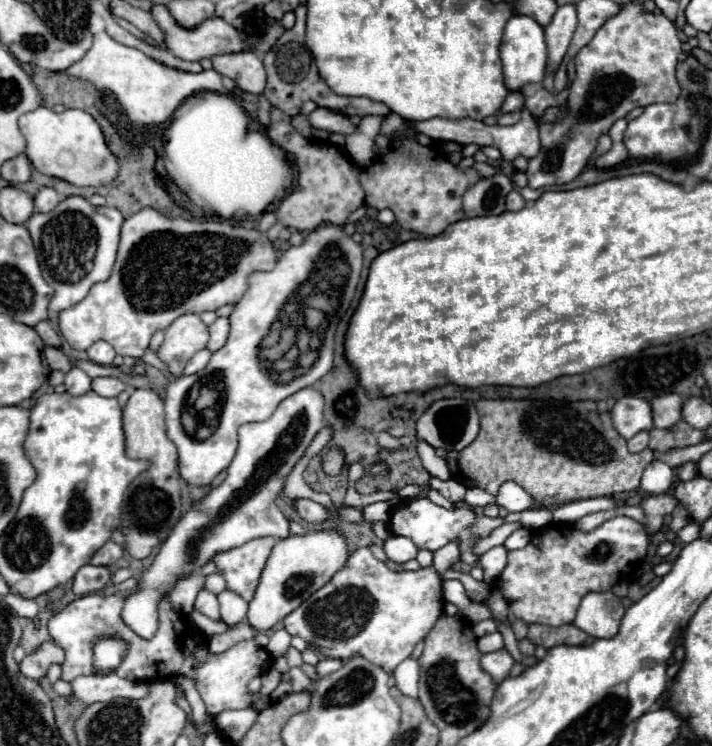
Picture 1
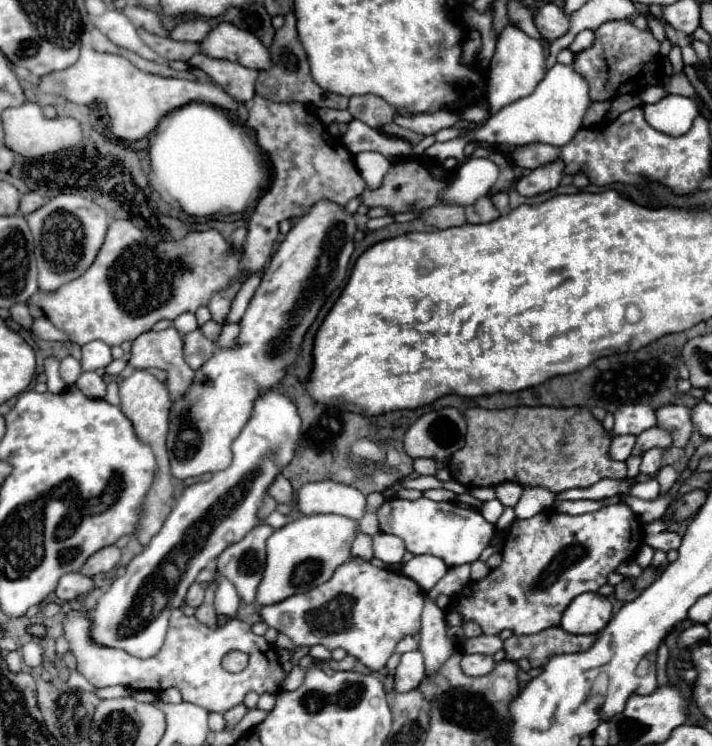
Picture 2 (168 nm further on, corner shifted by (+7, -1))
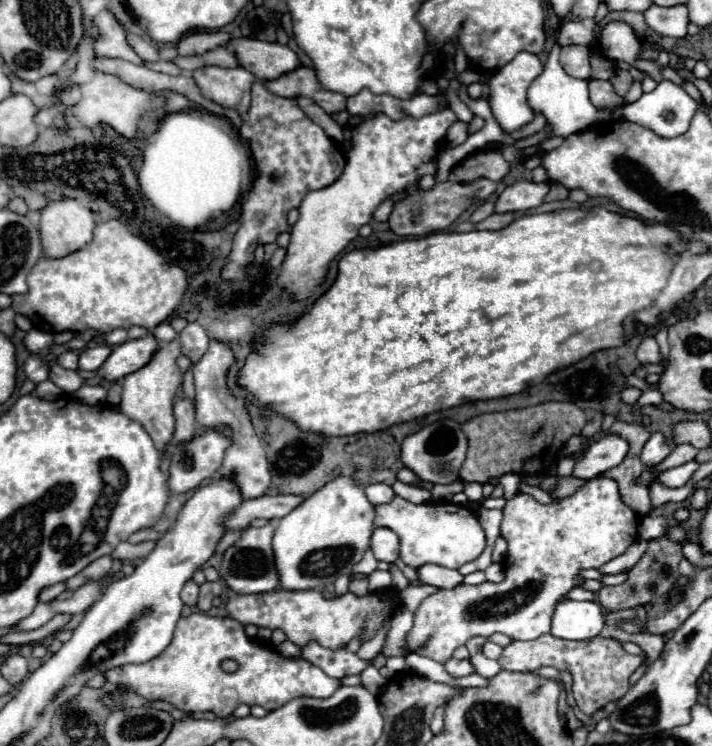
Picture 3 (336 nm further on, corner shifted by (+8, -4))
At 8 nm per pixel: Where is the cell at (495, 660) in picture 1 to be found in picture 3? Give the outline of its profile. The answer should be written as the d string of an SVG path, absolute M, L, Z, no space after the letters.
M450 658L444 666L446 666L446 670L448 670L452 676L470 676L470 674L474 674L474 666L472 666L470 660Z

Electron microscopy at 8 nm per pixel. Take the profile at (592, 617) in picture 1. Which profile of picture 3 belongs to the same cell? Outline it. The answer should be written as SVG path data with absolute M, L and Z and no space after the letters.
M566 600L556 606L550 634L564 640L590 640L604 628L604 612L598 602Z

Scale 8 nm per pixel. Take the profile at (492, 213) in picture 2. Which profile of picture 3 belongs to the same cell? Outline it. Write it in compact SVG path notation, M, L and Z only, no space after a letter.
M492 214L486 220L478 222L476 228L478 230L500 230L500 228L508 226L512 220L514 220L514 214Z

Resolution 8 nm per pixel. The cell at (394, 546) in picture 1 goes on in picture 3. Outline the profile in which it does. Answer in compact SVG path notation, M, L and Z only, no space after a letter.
M376 528L372 534L372 552L376 560L384 560L388 564L396 562L400 554L400 540L398 536L388 528Z

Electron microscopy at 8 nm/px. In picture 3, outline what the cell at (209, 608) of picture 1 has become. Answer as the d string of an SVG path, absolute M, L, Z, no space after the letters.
M188 580L188 584L182 590L182 602L188 606L196 606L198 602L198 584L194 580Z

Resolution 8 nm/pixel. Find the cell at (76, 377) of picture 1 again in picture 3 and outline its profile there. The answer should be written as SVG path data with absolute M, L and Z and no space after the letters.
M66 350L58 356L58 364L66 370L78 370L78 354L72 350Z

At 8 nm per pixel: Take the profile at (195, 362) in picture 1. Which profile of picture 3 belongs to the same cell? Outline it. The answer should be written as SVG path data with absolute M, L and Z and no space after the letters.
M190 322L182 332L180 332L180 346L182 346L182 354L188 356L192 360L192 364L200 362L200 358L204 356L204 352L208 350L208 334L206 330L198 324L198 322Z

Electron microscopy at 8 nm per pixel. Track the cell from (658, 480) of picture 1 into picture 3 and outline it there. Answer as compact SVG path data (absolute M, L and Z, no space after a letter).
M656 432L646 442L646 446L644 446L642 454L640 454L640 460L644 462L646 468L652 468L652 466L658 466L668 454L670 454L670 446L668 446L666 438L660 432Z

